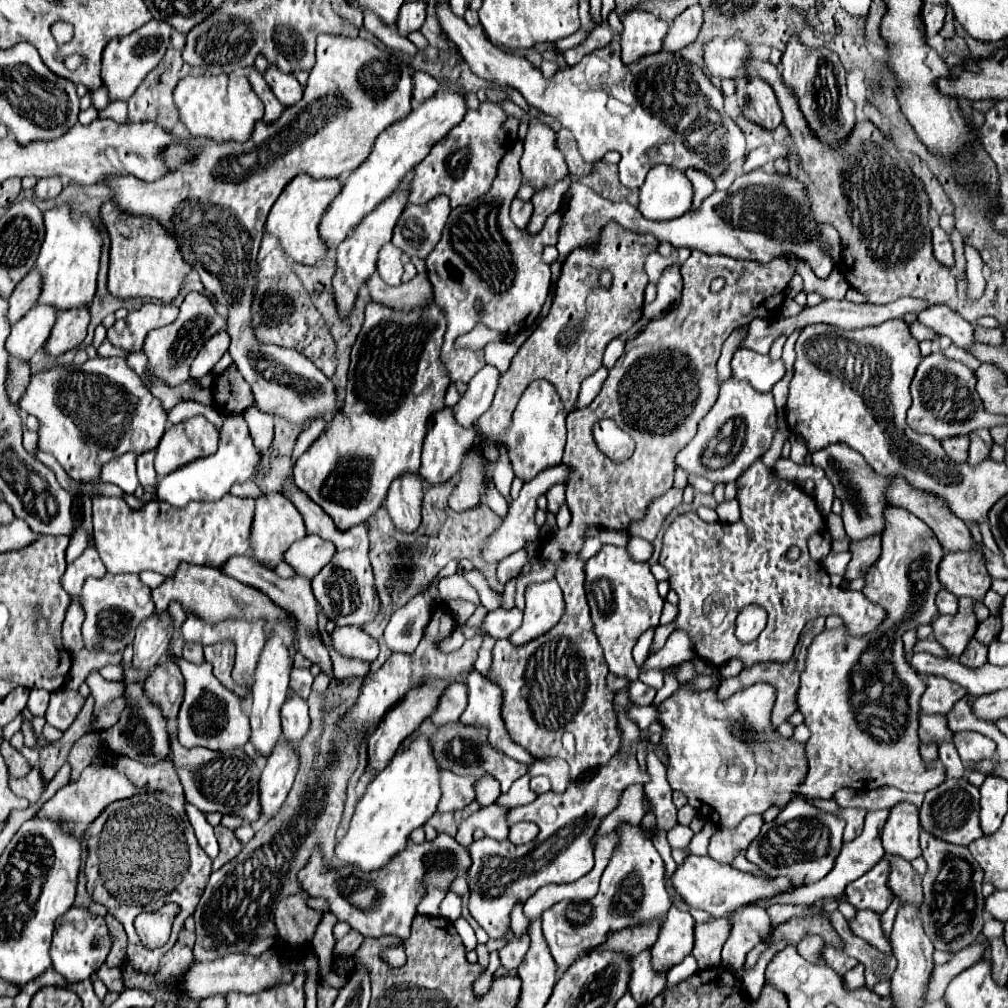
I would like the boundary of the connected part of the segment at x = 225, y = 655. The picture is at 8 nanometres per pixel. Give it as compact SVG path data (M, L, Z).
M222 641L216 645L204 647L204 659L214 667L214 675L224 687L228 687L238 697L246 697L248 689L244 685L236 685L236 681L232 679L232 667L234 667L234 643L232 641Z

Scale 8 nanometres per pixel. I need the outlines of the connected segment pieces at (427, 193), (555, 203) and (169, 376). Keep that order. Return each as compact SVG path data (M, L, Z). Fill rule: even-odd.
M484 101L478 111L468 111L464 121L456 125L434 149L428 157L414 169L414 179L410 183L410 203L422 205L432 201L436 195L446 195L450 199L450 207L462 207L472 203L476 197L484 195L494 177L500 159L508 149L508 135L504 133L502 125L506 123L508 115L494 103Z
M564 177L564 181L558 181L556 185L550 185L546 189L540 189L534 197L532 197L532 205L534 205L534 213L532 213L532 219L530 219L530 225L526 227L526 233L530 235L536 235L546 217L560 211L562 205L564 205L564 197L568 193L568 187L570 187L570 177Z
M188 293L182 307L180 307L180 315L172 325L166 325L162 329L150 331L146 341L144 341L144 353L148 357L148 373L152 377L162 379L166 385L176 387L184 381L190 379L190 365L194 361L194 357L198 355L198 351L202 349L202 345L214 335L218 333L222 327L226 325L226 317L218 315L214 311L214 305L208 297L200 295L200 293Z

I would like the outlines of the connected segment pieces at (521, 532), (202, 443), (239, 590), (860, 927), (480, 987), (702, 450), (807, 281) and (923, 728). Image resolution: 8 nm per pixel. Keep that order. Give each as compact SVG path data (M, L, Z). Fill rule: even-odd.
M556 465L556 467L550 467L550 469L542 471L542 473L536 475L532 481L526 481L526 483L524 483L524 487L522 487L522 491L520 491L520 497L510 503L506 521L502 521L502 525L486 539L486 545L482 547L482 553L480 553L480 555L482 555L482 559L484 559L486 563L500 563L500 561L502 561L504 557L508 557L510 553L520 551L526 543L540 539L540 537L538 537L540 529L538 529L536 523L534 523L536 499L538 499L540 495L544 495L554 483L562 483L566 477L568 477L566 465Z
M194 417L172 425L156 451L156 473L166 477L198 457L214 455L218 449L218 429L204 417Z
M182 563L174 577L168 577L160 587L152 589L152 601L154 601L158 613L168 611L168 605L174 599L180 601L188 613L196 613L198 617L206 619L208 623L218 623L228 617L240 617L240 619L248 617L250 621L264 617L268 623L276 623L278 619L286 617L286 611L280 609L278 605L274 605L258 589L242 585L240 581L226 577L222 571L218 571L214 567L198 567L198 565L190 565L190 563Z
M868 909L858 910L852 919L848 919L848 925L856 937L862 937L864 941L868 941L872 947L880 949L882 953L892 953L890 941L882 933L878 913L872 913Z
M490 953L490 965L488 965L488 969L473 985L476 997L481 997L488 992L496 969L498 969L498 953Z
M728 379L720 387L720 397L710 413L700 421L696 437L674 459L676 467L692 475L702 475L712 483L738 481L740 475L758 461L770 447L776 433L776 407L772 393L760 393L746 381ZM732 421L734 429L728 439L722 439L724 425Z
M792 259L796 273L804 279L804 291L816 291L826 299L844 299L846 295L846 279L842 273L832 273L828 279L818 279L804 261Z
M920 711L920 727L918 727L918 735L920 741L952 741L952 731L946 727L946 717L944 715L928 715Z

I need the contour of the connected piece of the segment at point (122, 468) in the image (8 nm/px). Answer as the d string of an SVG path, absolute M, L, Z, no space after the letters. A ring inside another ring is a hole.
M124 453L122 457L108 461L102 467L100 479L104 483L112 483L116 487L120 487L122 491L126 491L128 495L132 495L136 491L136 487L140 485L138 477L136 477L136 455L134 453Z

